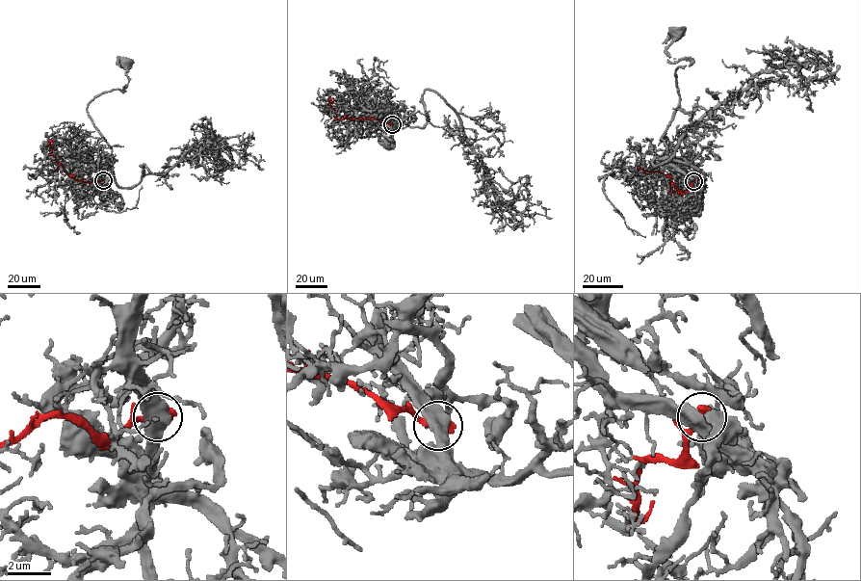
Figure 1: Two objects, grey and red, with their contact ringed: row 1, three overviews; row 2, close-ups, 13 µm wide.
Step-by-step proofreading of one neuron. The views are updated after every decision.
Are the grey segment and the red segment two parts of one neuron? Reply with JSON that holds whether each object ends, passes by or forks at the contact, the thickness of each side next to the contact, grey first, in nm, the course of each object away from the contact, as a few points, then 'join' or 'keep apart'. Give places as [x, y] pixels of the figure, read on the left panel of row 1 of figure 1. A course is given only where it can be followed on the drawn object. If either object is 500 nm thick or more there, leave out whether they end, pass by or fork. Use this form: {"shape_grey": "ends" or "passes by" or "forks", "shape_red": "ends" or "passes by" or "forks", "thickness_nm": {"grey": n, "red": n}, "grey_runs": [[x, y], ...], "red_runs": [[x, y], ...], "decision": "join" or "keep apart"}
{"thickness_nm": {"grey": 600, "red": 440}, "grey_runs": [[103, 180], [112, 148], [88, 106], [103, 92], [124, 92], [127, 63]], "red_runs": [[103, 180], [82, 182], [69, 176], [52, 155], [52, 148], [48, 145], [54, 142]], "decision": "keep apart"}

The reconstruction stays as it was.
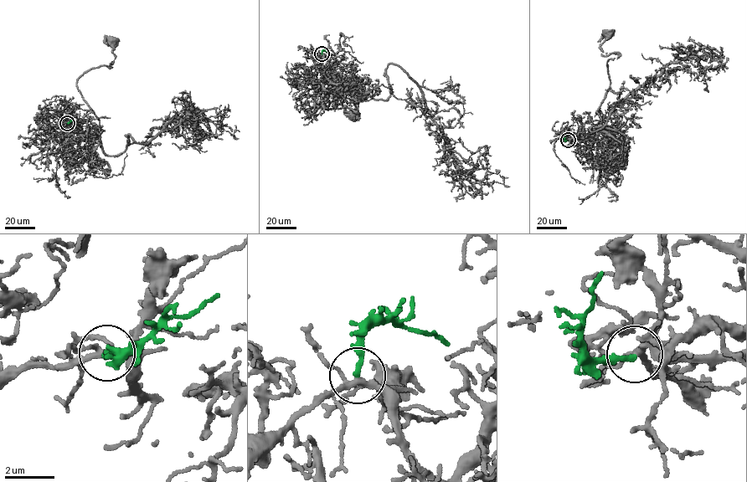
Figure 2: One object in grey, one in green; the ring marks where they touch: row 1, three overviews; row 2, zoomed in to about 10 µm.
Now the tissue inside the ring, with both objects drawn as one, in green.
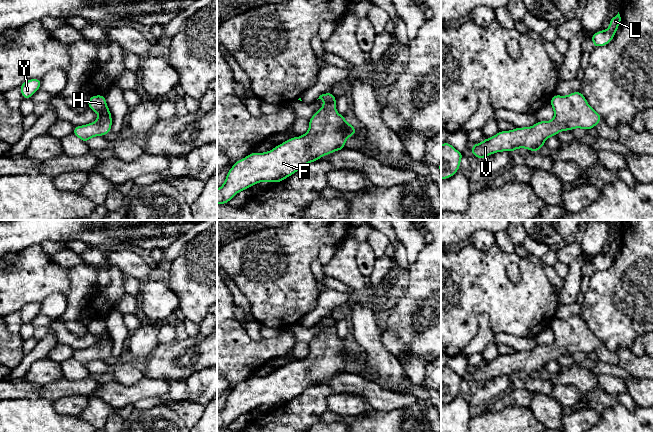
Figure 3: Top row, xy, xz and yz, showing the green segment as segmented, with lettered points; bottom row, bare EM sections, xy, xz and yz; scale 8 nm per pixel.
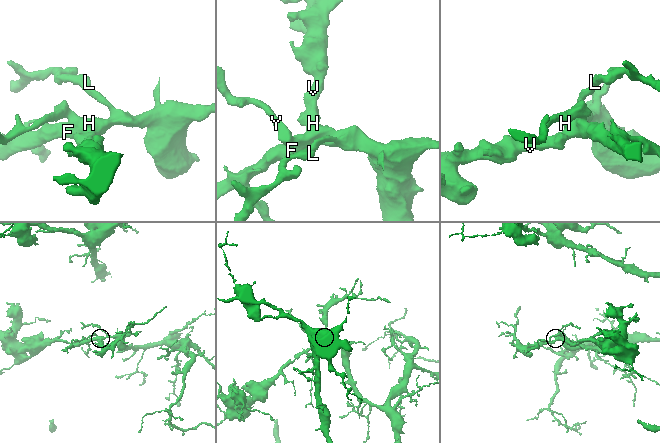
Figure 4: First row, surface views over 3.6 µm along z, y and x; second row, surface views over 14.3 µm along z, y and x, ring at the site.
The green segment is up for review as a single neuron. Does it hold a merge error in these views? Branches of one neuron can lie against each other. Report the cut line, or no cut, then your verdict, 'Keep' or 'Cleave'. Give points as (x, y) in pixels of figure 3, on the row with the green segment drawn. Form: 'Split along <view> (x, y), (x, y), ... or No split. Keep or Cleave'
No split. Keep

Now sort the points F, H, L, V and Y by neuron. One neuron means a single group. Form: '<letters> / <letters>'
F H L V Y

